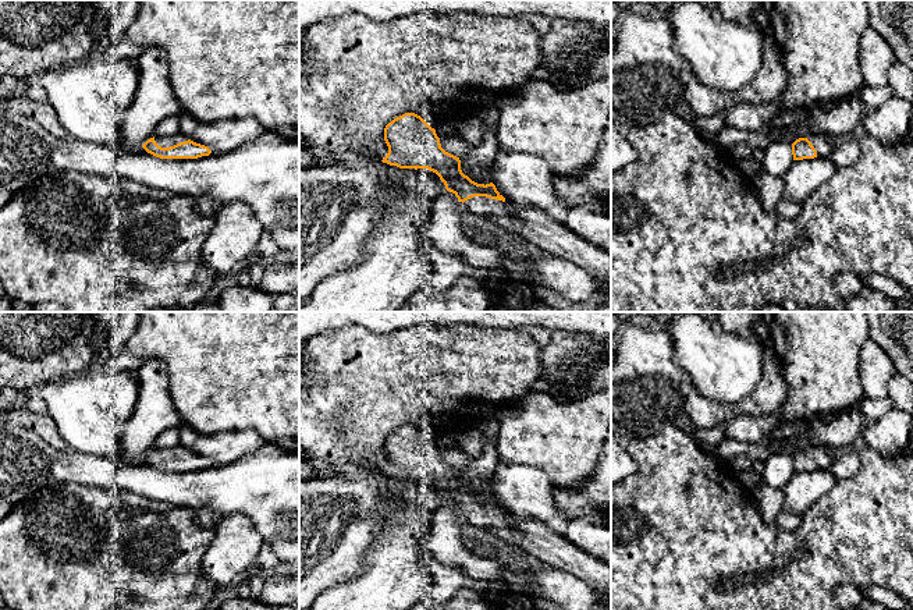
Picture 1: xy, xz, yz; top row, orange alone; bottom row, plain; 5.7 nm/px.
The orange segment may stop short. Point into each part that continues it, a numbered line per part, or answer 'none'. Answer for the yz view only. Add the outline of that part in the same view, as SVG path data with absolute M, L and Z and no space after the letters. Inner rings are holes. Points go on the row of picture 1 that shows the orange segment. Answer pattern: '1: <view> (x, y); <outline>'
1: yz (823, 144); M810 134L807 135L807 139L811 142L814 149L817 150L817 156L820 157L829 157L835 148L835 143L829 138L829 135L825 134Z

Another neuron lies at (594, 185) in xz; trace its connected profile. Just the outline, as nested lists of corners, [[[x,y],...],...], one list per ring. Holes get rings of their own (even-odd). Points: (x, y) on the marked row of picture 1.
[[[611,109],[597,155],[582,175],[553,175],[557,196],[569,208],[611,198]]]

